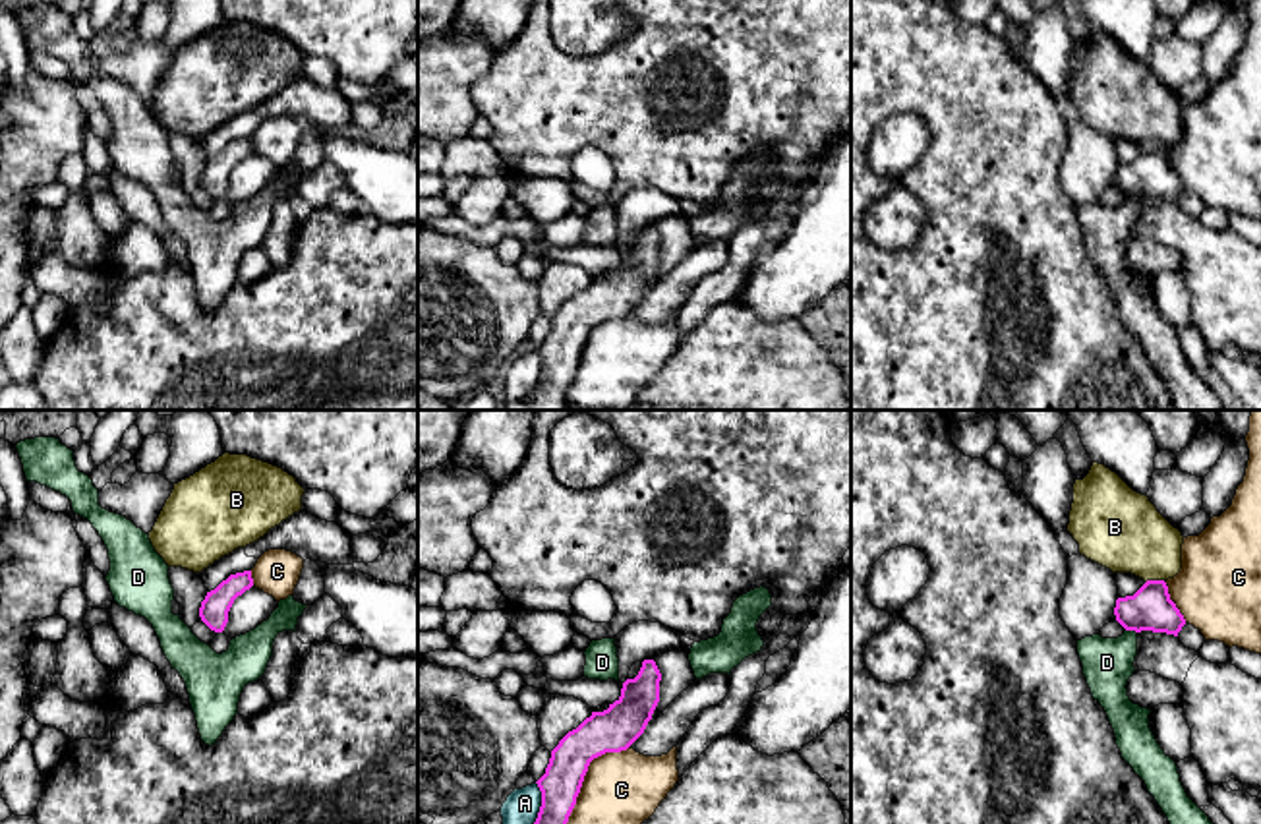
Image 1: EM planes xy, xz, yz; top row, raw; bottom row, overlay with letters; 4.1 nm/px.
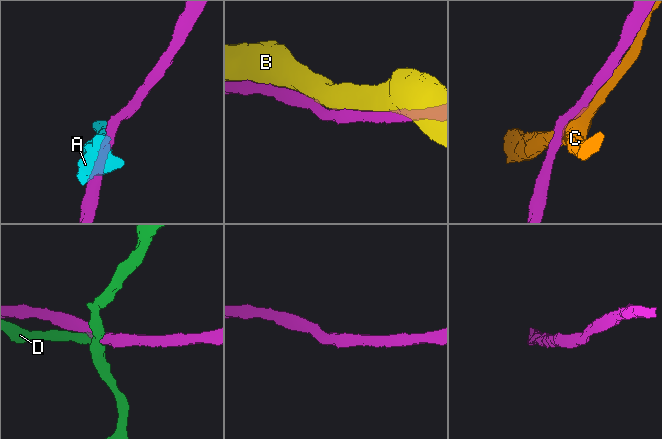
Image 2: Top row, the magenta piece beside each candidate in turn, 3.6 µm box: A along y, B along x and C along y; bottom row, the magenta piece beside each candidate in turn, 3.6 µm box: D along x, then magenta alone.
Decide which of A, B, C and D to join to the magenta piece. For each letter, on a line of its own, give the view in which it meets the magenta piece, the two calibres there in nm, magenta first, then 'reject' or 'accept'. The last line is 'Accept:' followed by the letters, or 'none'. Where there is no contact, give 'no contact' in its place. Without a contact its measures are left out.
A: xz | 180/150 nm | reject
B: yz | 180/340 nm | reject
C: xz | 190/320 nm | reject
D: yz | 180/200 nm | reject
Accept: none

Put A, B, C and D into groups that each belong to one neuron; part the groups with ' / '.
A / B / C / D

